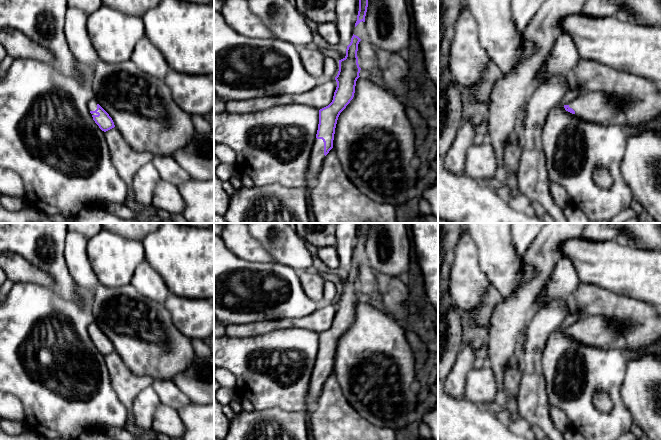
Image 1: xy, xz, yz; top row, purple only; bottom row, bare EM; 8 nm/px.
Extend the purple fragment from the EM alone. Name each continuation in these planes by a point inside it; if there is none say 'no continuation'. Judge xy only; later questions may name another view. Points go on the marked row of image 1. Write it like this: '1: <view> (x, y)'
1: xy (92, 105)

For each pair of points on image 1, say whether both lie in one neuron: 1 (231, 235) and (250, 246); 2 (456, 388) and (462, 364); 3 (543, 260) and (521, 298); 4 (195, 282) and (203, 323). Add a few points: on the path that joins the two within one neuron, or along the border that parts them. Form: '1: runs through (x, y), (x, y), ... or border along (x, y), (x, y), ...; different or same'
1: runs through (236, 238), (245, 246); same
2: runs through (456, 382), (460, 370); same
3: runs through (543, 269), (541, 278), (530, 289); same
4: border along (175, 294), (181, 297), (203, 299); different

